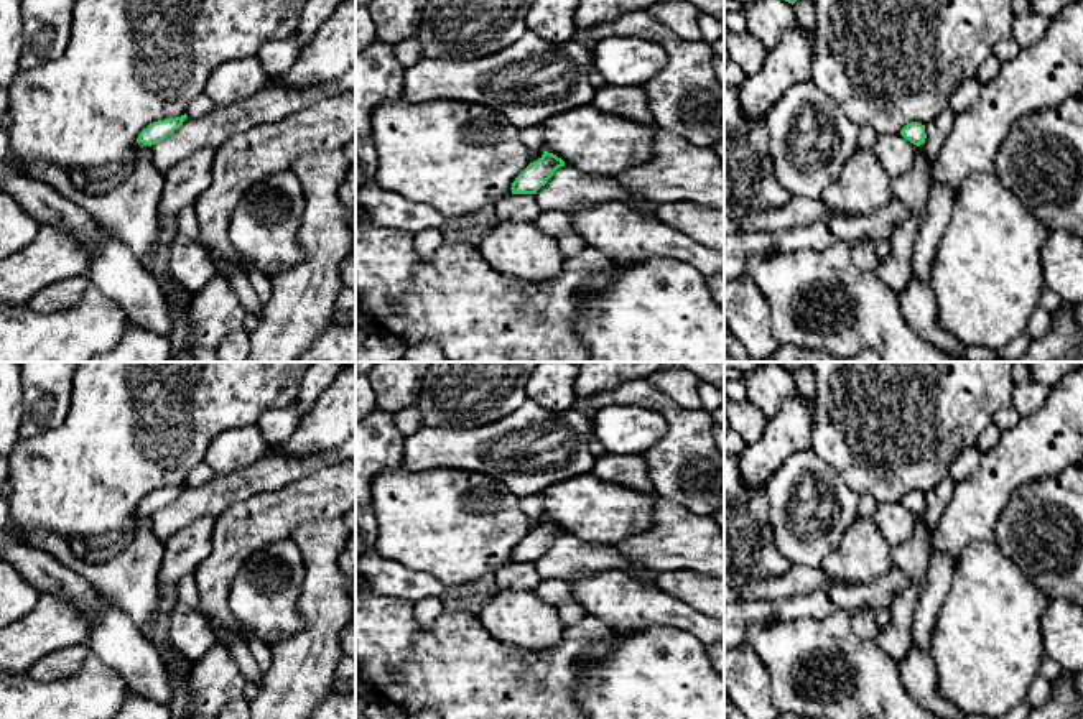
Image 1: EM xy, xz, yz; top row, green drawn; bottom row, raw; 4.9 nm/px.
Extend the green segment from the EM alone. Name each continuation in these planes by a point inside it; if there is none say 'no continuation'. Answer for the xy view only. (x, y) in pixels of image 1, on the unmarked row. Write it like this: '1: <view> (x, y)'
1: xy (130, 579)

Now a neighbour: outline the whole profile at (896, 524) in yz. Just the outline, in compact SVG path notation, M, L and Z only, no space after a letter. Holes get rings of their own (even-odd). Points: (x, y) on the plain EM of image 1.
M877 503L871 517L879 533L895 548L909 541L918 526L918 515L899 503Z

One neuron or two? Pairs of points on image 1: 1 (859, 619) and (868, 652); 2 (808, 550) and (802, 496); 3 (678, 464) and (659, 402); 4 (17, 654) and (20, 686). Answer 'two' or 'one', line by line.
1: two
2: one
3: one
4: two

